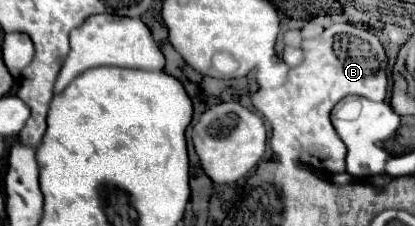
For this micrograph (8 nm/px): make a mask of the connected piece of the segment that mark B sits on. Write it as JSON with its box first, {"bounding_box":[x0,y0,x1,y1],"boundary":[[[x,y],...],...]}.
{"bounding_box":[252,23,388,173],"boundary":[[[350,23],[330,25],[320,37],[304,41],[302,51],[304,61],[290,69],[288,81],[280,89],[260,89],[252,95],[252,103],[272,125],[270,145],[276,155],[288,155],[298,163],[338,173],[346,167],[346,145],[330,125],[330,111],[346,95],[384,101],[388,93],[388,57],[376,35]]]}

